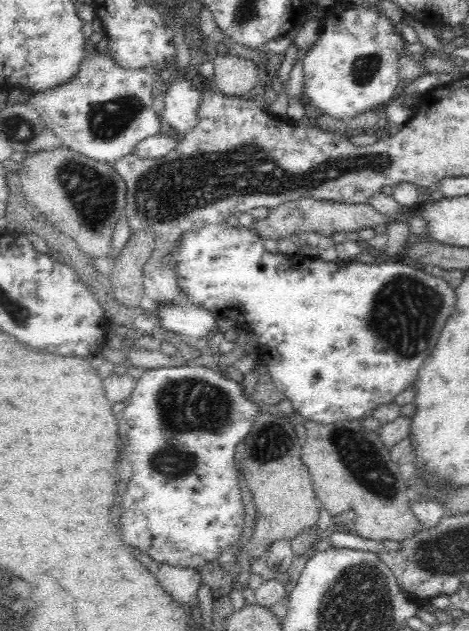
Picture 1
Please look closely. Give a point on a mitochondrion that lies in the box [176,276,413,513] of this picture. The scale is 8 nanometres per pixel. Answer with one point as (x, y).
(367, 464)

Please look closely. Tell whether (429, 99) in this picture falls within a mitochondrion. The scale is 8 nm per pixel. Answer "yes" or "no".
no

